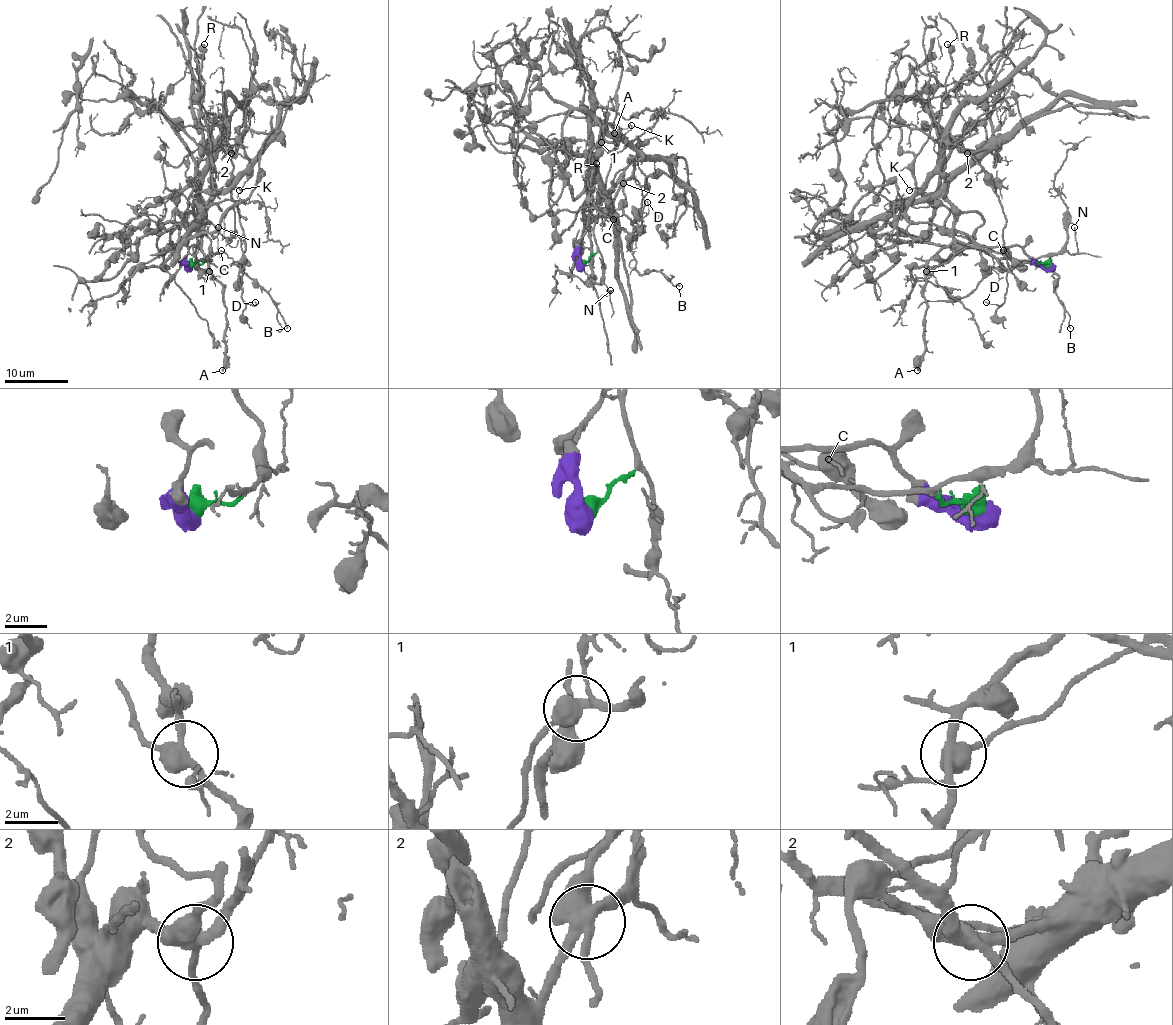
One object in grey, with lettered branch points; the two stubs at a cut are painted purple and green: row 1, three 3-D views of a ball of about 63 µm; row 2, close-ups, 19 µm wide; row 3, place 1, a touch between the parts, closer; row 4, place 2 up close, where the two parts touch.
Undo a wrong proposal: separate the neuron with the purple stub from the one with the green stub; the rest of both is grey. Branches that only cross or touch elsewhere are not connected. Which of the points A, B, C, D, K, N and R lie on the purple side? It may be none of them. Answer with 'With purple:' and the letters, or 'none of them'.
With purple: D, K, R

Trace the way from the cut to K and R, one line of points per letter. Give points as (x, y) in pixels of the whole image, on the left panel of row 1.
K: (190, 266), (187, 252), (196, 246), (198, 233), (207, 222), (206, 206), (233, 187), (239, 190)
R: (190, 266), (187, 252), (196, 246), (207, 222), (206, 203), (212, 190), (209, 134), (198, 119), (204, 44)

